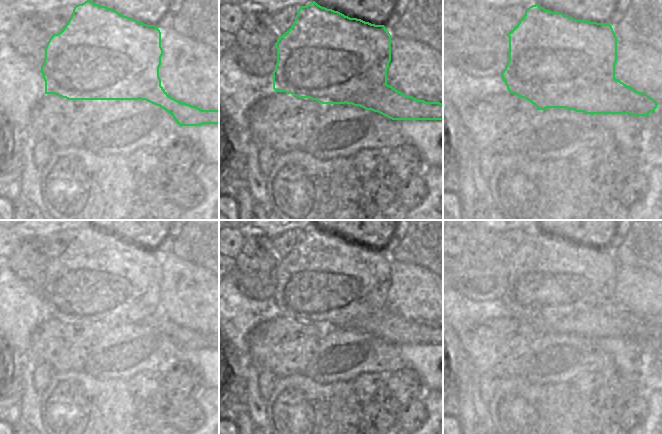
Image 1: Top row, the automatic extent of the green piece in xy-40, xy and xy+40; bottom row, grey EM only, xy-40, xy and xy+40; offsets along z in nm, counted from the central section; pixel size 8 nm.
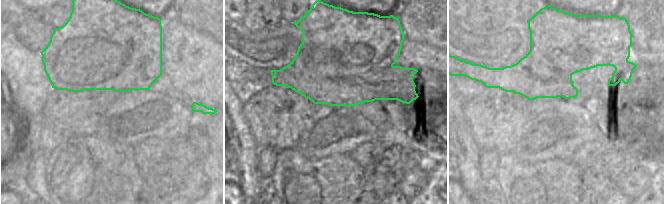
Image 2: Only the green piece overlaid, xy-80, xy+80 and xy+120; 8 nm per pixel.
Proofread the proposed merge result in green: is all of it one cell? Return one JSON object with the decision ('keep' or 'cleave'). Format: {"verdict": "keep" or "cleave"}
{"verdict": "cleave"}

